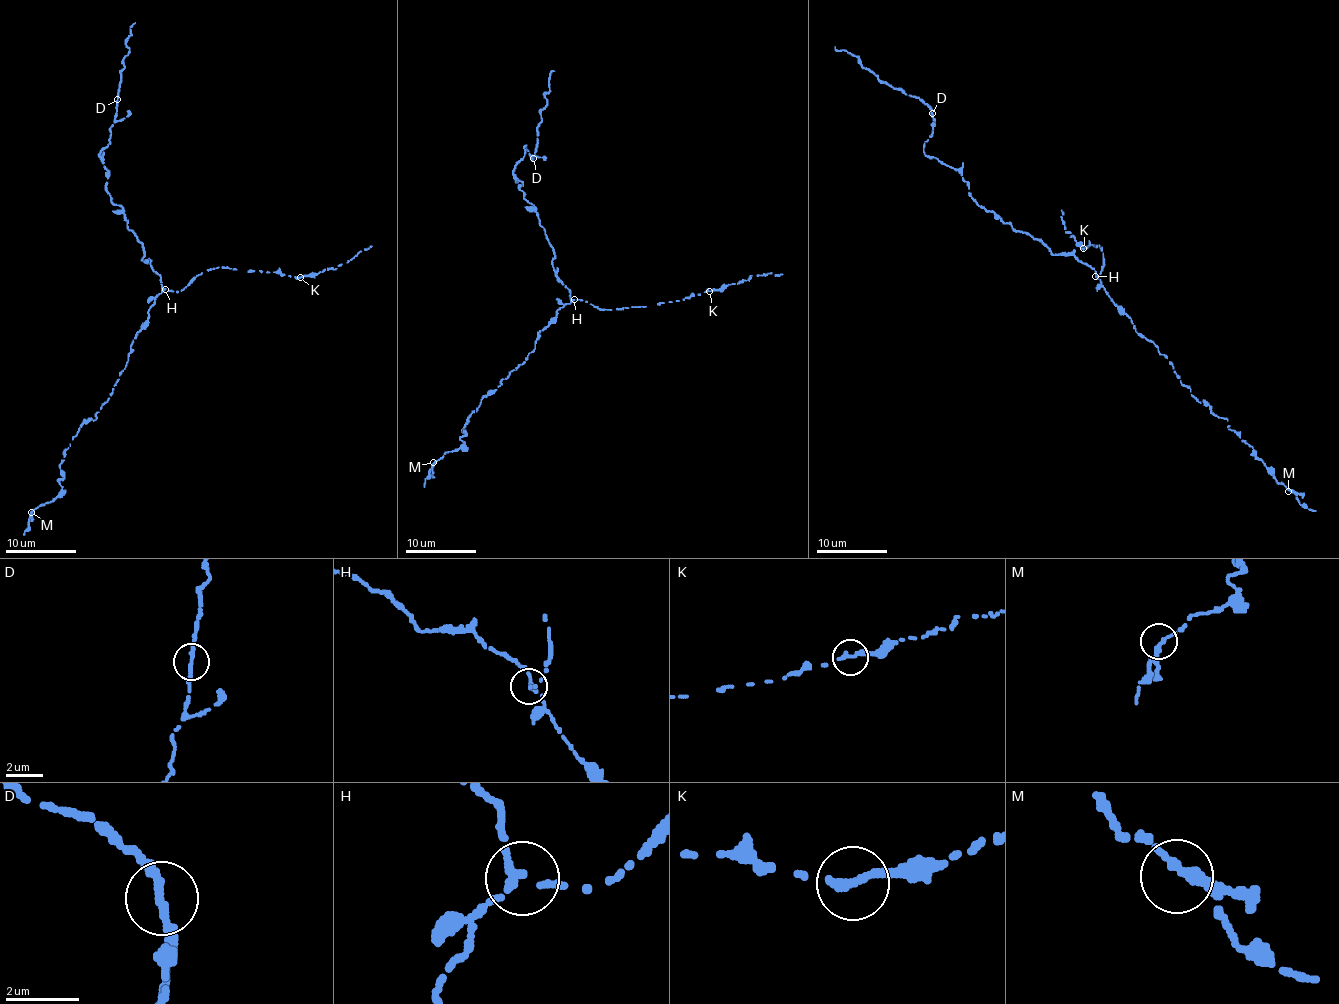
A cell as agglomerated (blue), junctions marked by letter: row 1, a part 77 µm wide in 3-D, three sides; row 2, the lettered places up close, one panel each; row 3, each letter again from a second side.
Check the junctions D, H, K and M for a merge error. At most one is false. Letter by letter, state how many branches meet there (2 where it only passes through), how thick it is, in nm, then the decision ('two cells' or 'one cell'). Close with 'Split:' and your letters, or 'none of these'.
D: 2 branches meet; 240 nm thick; one cell
H: 2 branches meet; 240 nm thick; one cell
K: 2 branches meet; 240 nm thick; one cell
M: 2 branches meet; 240 nm thick; one cell
Split: none of these

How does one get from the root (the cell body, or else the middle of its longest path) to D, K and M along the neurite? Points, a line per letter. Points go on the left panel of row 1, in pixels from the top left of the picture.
D: (157, 274), (142, 260), (142, 245), (107, 191), (109, 172), (99, 152), (110, 143), (117, 99)
K: (157, 274), (165, 289), (177, 292), (199, 275), (216, 267), (280, 271), (300, 277)
M: (157, 274), (161, 292), (113, 393), (64, 452), (61, 490), (31, 512)

